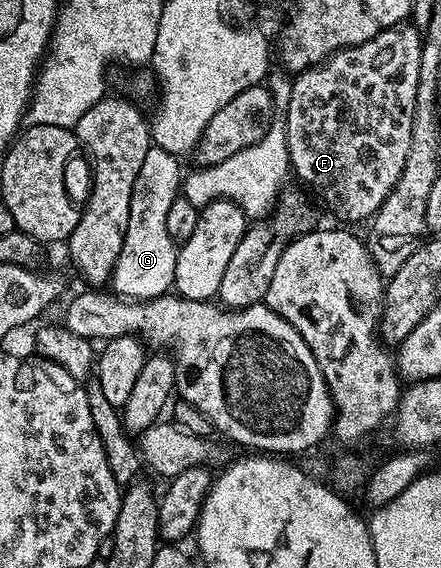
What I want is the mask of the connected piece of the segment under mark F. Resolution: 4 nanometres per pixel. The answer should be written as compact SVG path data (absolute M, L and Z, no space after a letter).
M404 23L381 31L365 43L337 50L326 61L292 80L289 107L282 118L289 143L291 173L299 176L308 185L306 188L327 204L333 216L343 221L366 222L383 206L397 179L401 179L409 155L422 54L420 30Z

